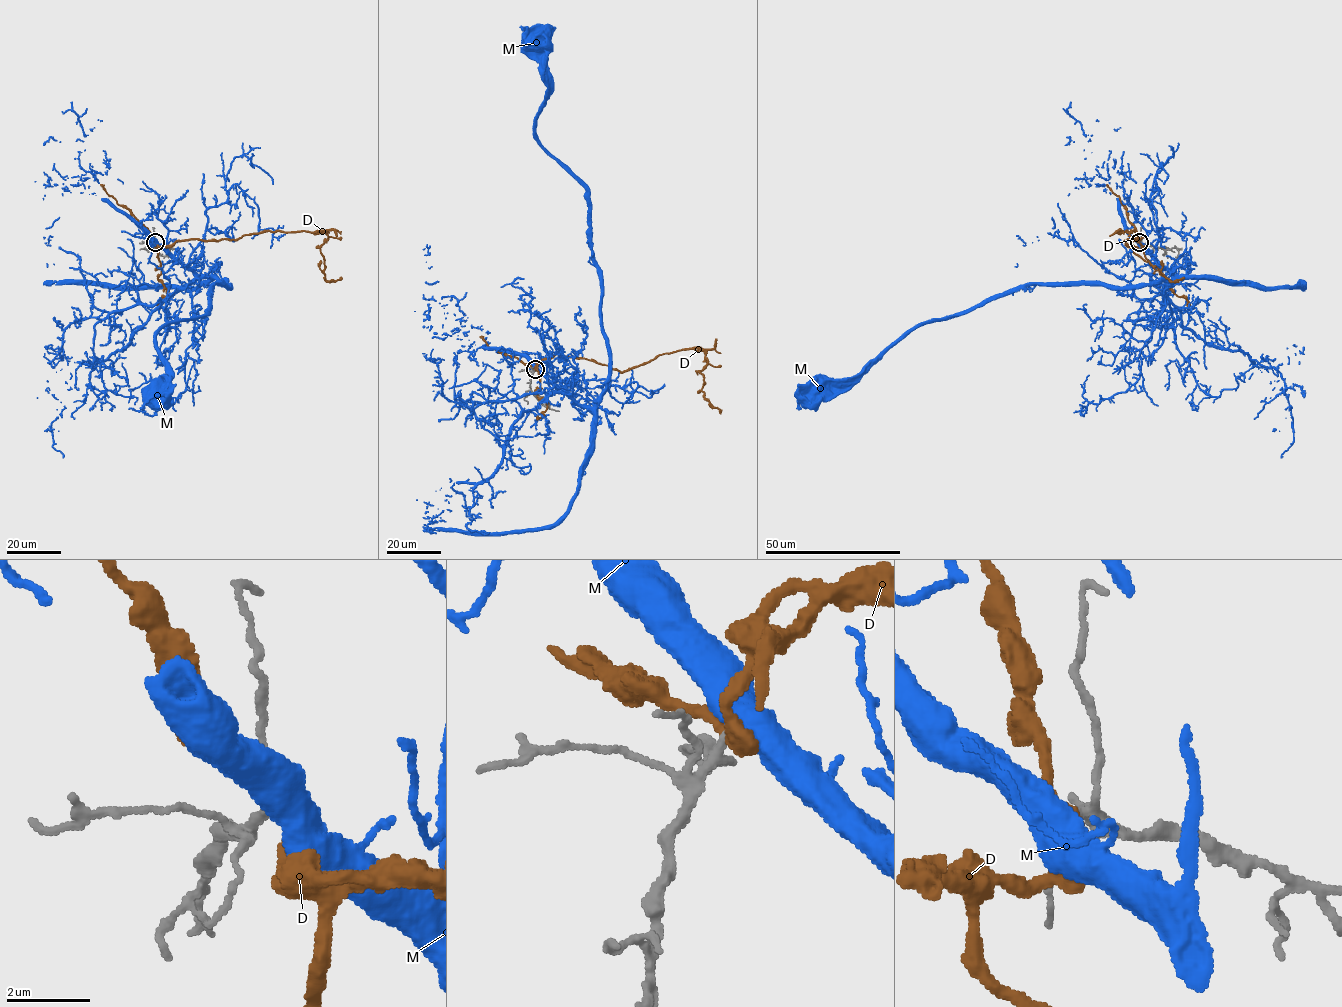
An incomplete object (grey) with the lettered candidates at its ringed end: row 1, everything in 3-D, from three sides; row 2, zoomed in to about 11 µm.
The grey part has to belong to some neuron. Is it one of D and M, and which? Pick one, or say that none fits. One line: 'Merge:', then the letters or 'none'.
Merge: M

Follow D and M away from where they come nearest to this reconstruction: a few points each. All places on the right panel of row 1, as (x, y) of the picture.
D: (1140, 242), (1129, 246), (1127, 239), (1143, 236), (1118, 231), (1133, 237), (1148, 262), (1172, 282), (1184, 277)
M: (1139, 243), (1178, 277), (1143, 286), (1016, 287), (958, 315), (922, 322), (856, 379), (823, 380), (811, 389)

